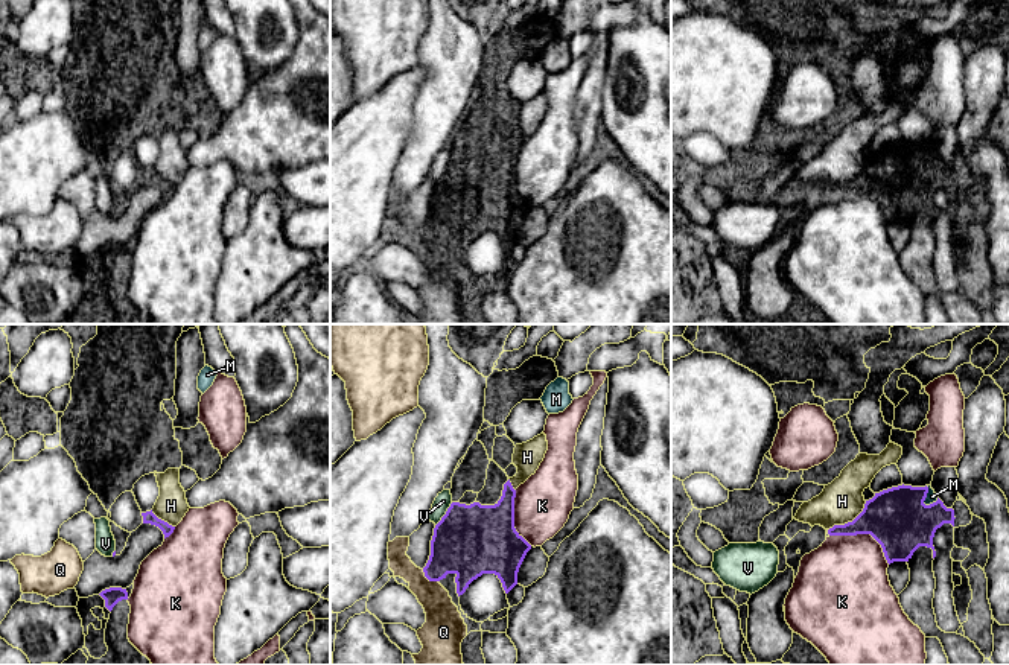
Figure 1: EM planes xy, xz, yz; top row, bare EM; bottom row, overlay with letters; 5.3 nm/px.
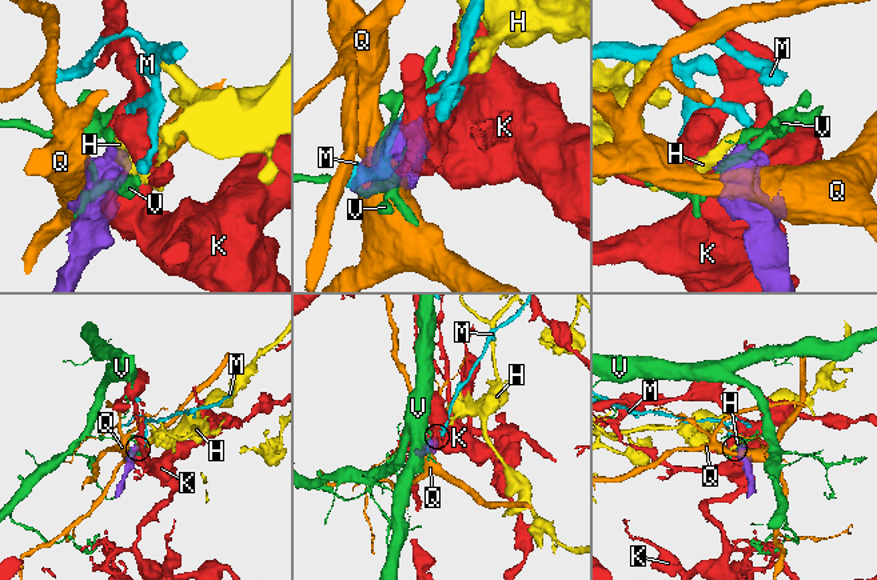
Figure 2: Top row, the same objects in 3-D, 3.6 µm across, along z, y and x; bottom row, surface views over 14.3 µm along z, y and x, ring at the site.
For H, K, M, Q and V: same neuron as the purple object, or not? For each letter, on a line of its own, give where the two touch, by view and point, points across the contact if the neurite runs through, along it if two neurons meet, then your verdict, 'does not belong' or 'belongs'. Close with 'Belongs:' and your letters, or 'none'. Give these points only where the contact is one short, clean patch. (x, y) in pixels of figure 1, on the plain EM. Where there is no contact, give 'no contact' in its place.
H: yz (849, 181) | along yz (866, 160), (865, 166), (851, 180), (834, 183), (828, 189) | does not belong
K: yz (865, 192) | does not belong
M: yz (926, 155) | along yz (926, 145), (927, 155), (924, 162), (929, 165) | does not belong
Q: xz (428, 238) | does not belong
V: xz (445, 174) | does not belong
Belongs: none

